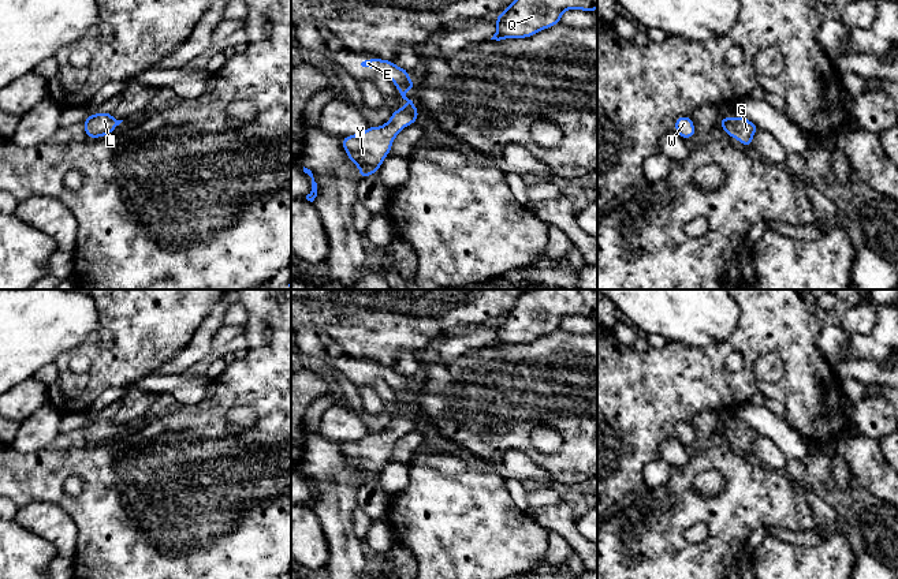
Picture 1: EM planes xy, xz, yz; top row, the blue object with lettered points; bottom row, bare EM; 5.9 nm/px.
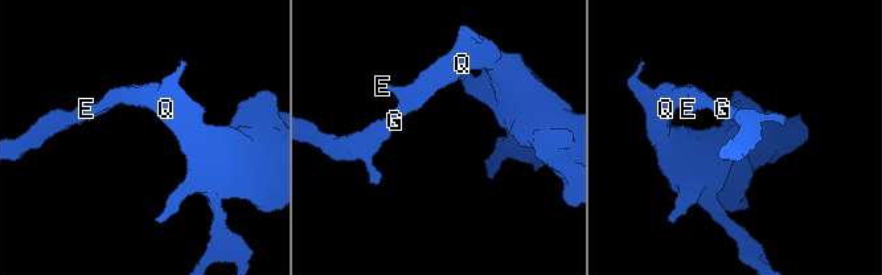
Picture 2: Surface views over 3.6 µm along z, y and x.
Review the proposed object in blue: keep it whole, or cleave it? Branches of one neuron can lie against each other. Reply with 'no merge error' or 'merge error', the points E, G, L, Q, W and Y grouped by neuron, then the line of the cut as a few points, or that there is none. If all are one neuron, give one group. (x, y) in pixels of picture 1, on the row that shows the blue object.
no merge error; E G L Q W Y; no cut

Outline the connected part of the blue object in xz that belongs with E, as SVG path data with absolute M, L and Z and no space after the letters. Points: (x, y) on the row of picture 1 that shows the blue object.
M368 59L361 63L362 67L379 70L388 76L403 100L407 101L392 112L390 120L380 127L368 127L365 131L342 138L343 149L350 161L359 168L361 179L377 173L384 158L390 154L396 135L409 124L414 124L418 117L418 109L414 102L406 97L406 91L417 86L417 82L409 79L409 71L395 66L391 60Z

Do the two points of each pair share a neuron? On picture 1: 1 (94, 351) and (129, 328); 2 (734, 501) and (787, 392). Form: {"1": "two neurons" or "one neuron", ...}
{"1": "one neuron", "2": "two neurons"}

